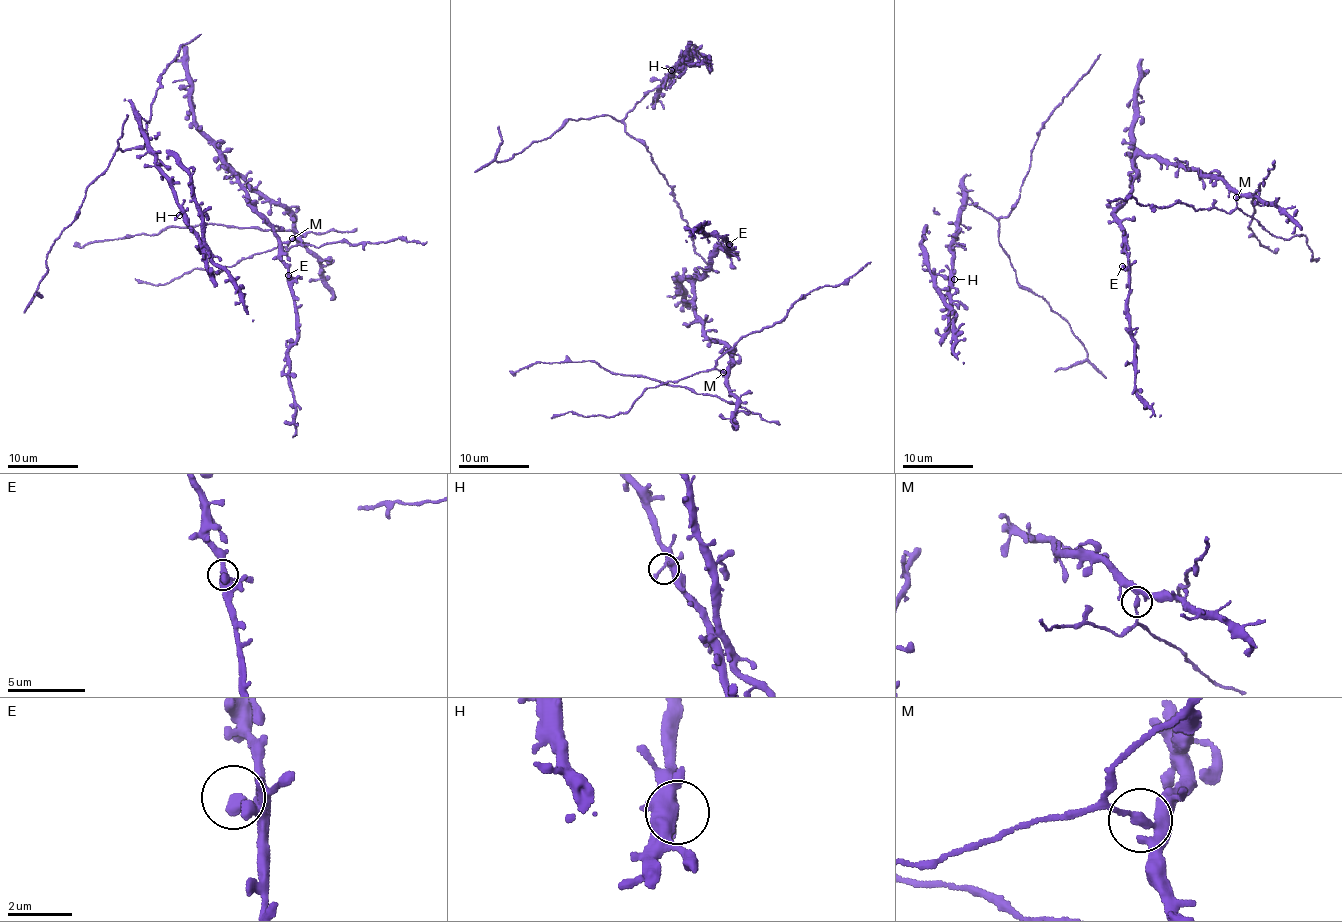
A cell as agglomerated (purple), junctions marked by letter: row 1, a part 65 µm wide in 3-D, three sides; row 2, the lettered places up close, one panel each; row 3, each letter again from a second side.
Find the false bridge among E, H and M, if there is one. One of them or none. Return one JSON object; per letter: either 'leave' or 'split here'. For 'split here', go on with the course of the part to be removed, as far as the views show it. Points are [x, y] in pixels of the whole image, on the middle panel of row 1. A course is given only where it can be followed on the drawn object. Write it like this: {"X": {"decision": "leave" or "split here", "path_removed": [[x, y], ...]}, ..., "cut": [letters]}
{"E": {"decision": "leave"}, "H": {"decision": "leave"}, "M": {"decision": "split here", "path_removed": [[722, 372], [715, 367], [717, 360], [742, 337], [781, 322], [793, 305], [815, 289], [846, 284], [871, 262]]}, "cut": ["M"]}

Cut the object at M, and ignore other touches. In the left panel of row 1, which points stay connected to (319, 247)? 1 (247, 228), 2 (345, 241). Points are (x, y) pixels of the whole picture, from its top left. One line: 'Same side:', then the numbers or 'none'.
Same side: 2

